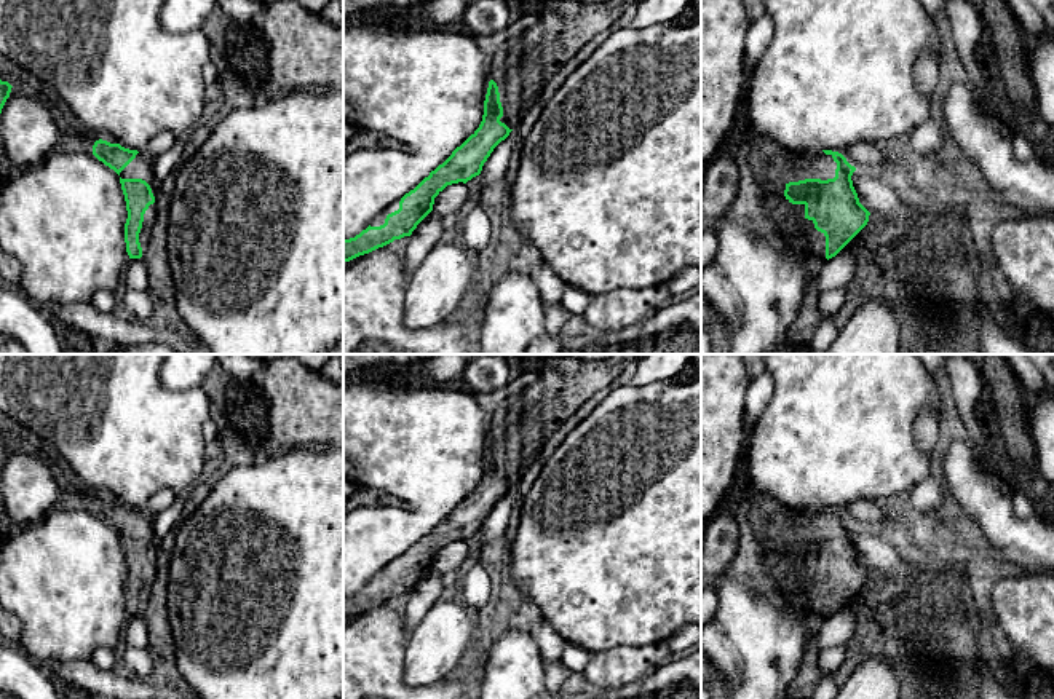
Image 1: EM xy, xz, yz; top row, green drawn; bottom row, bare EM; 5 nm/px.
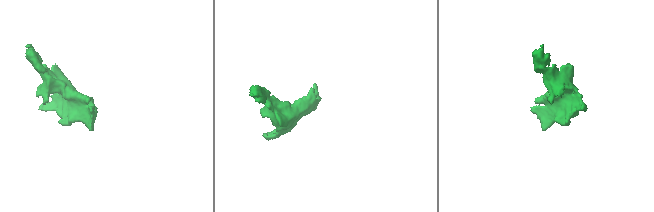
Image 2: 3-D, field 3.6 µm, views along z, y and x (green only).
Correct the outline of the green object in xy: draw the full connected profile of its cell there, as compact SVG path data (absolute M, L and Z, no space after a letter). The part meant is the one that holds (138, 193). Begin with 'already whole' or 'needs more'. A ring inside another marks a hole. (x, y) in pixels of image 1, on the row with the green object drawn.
needs more; M102 139L94 142L93 155L120 176L128 211L125 223L126 252L129 259L141 259L150 239L160 185L150 168L152 160L144 152L129 150Z

